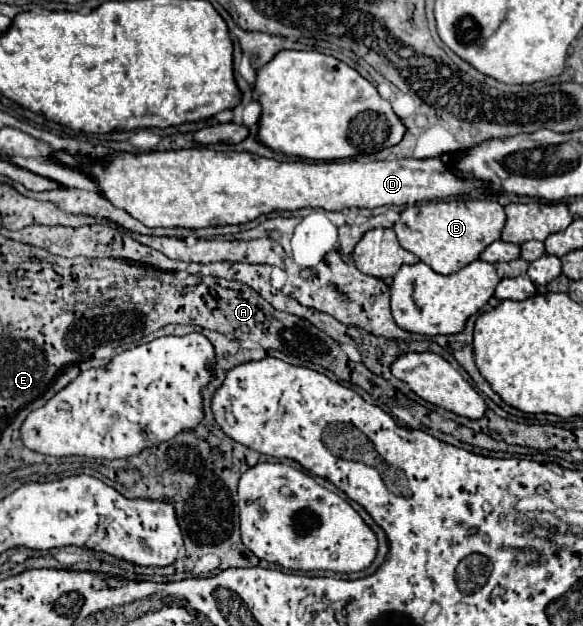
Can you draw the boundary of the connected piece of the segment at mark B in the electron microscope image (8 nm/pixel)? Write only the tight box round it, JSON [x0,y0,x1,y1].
[393,199,505,275]

